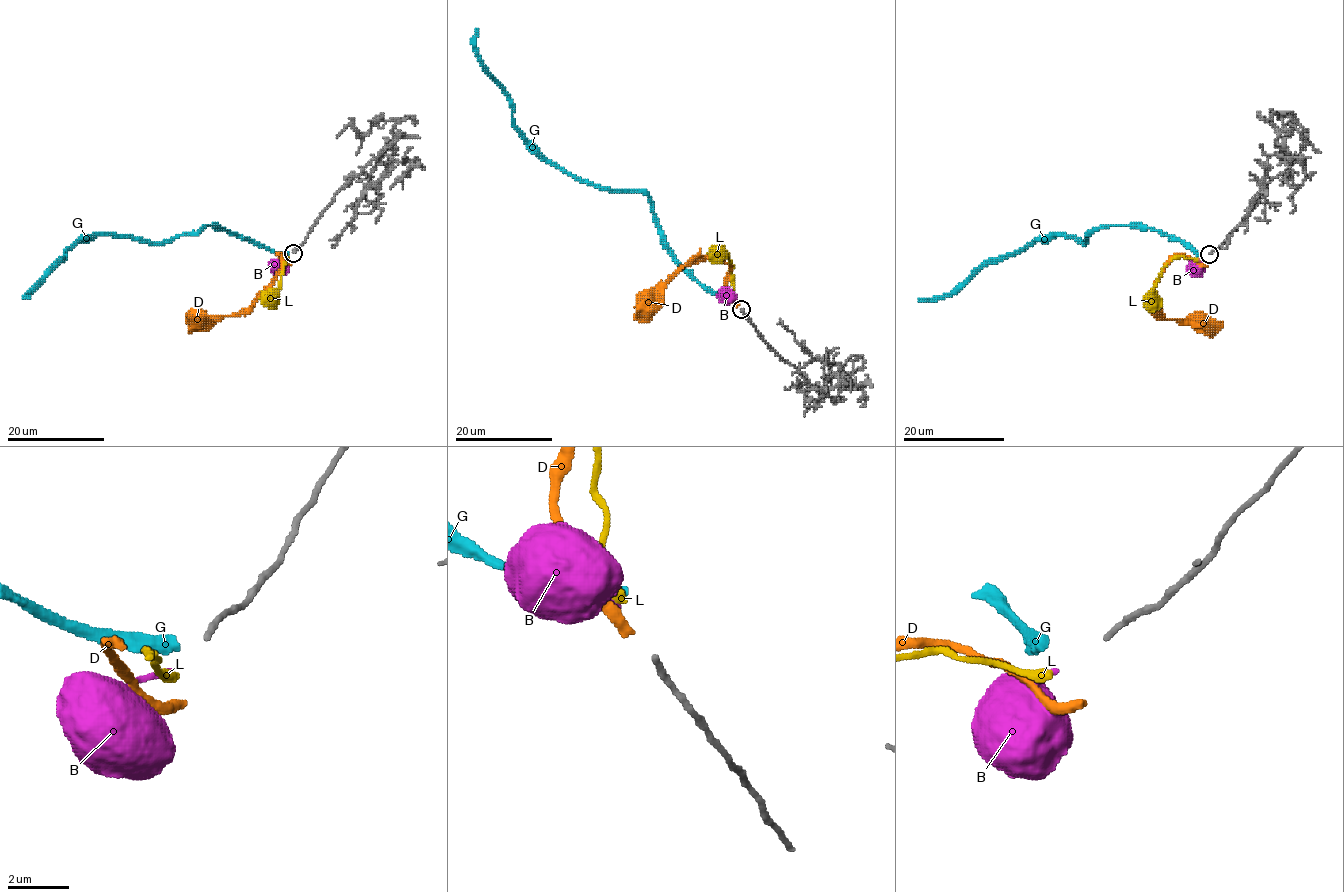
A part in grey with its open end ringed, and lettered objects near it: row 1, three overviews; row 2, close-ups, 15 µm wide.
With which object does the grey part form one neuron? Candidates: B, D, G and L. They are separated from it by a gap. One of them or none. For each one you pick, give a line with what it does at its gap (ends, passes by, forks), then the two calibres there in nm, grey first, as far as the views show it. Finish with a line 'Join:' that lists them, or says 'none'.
B: it ends; calibres 190 and 190 nm
Join: B

